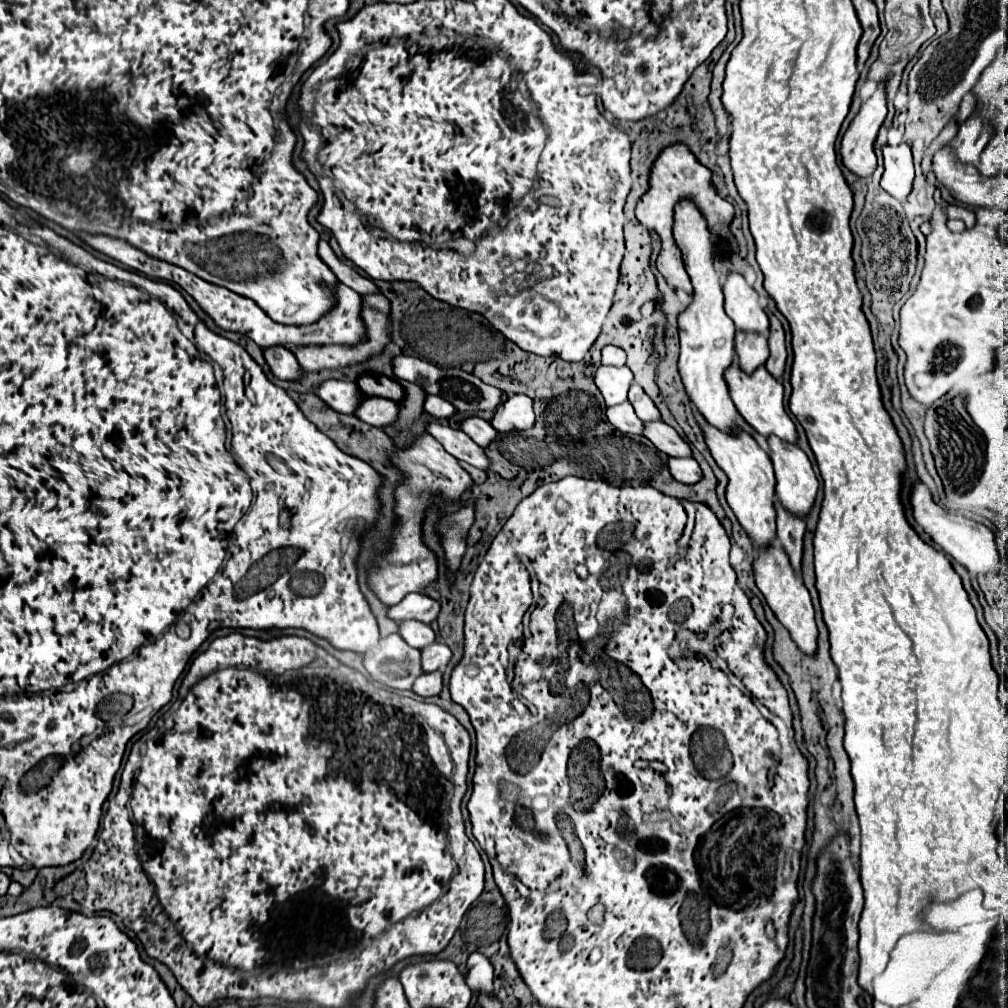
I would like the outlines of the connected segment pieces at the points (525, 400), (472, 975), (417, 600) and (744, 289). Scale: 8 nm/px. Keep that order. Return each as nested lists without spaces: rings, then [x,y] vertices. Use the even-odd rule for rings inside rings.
[[[507,395],[507,399],[495,409],[489,421],[499,433],[525,431],[533,427],[533,401],[527,395]]]
[[[475,951],[469,955],[467,965],[469,965],[469,969],[465,973],[467,985],[477,991],[493,993],[493,965],[489,963],[489,959]]]
[[[409,593],[403,601],[397,605],[389,607],[387,617],[393,621],[405,621],[405,619],[415,619],[421,623],[431,623],[439,615],[439,601],[433,601],[421,593]]]
[[[729,271],[727,281],[723,285],[723,295],[725,295],[725,313],[733,319],[737,329],[757,333],[769,331],[769,321],[763,307],[759,305],[759,295],[751,285],[747,285],[741,273]]]

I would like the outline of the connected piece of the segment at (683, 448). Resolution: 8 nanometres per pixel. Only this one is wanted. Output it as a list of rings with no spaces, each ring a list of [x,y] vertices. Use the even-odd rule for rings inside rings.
[[[663,421],[643,423],[641,435],[647,437],[657,451],[661,451],[669,457],[691,457],[689,443],[685,439],[681,439],[677,435],[677,431],[669,425],[665,425]]]

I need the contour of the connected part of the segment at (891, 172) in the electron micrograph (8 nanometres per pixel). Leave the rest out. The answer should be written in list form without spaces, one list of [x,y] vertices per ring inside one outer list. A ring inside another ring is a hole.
[[[905,143],[891,147],[885,145],[881,147],[883,151],[883,161],[885,161],[885,171],[881,177],[881,187],[895,199],[905,199],[909,195],[911,185],[913,185],[913,157],[911,151]]]

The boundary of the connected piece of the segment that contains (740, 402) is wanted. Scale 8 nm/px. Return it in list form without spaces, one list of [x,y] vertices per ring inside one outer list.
[[[733,361],[727,369],[725,369],[725,383],[729,387],[729,395],[739,411],[739,415],[759,433],[759,435],[775,435],[783,441],[795,443],[797,441],[797,433],[795,433],[795,425],[789,419],[785,407],[783,407],[783,385],[769,375],[769,371],[765,371],[765,367],[757,367],[753,373],[743,373],[741,367]]]

